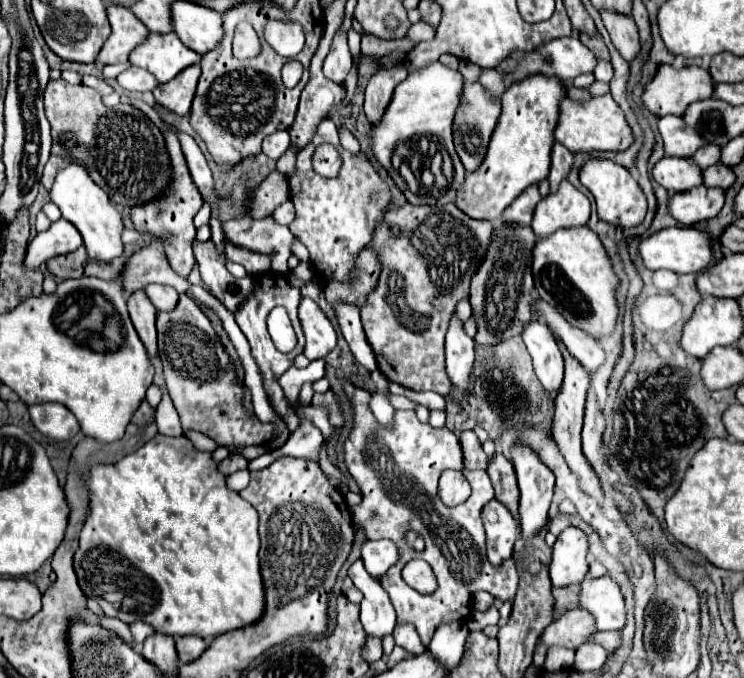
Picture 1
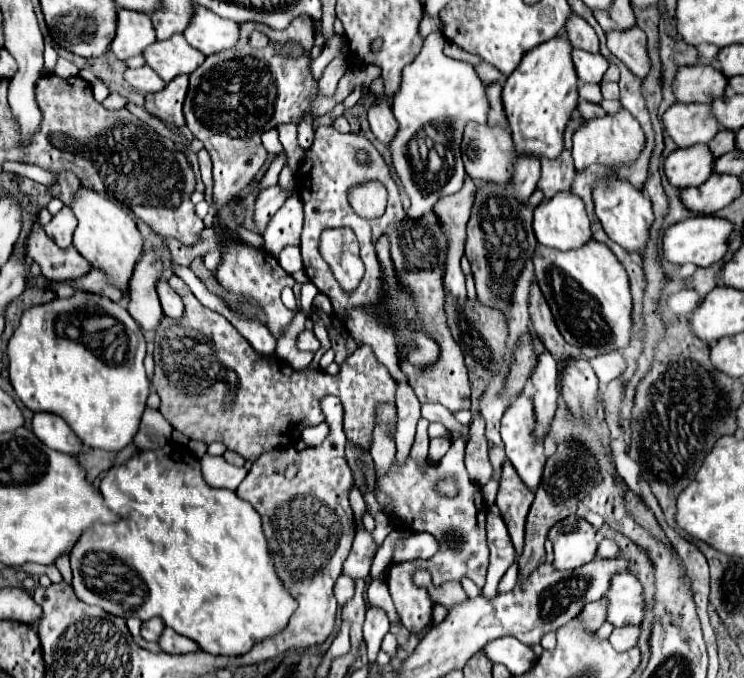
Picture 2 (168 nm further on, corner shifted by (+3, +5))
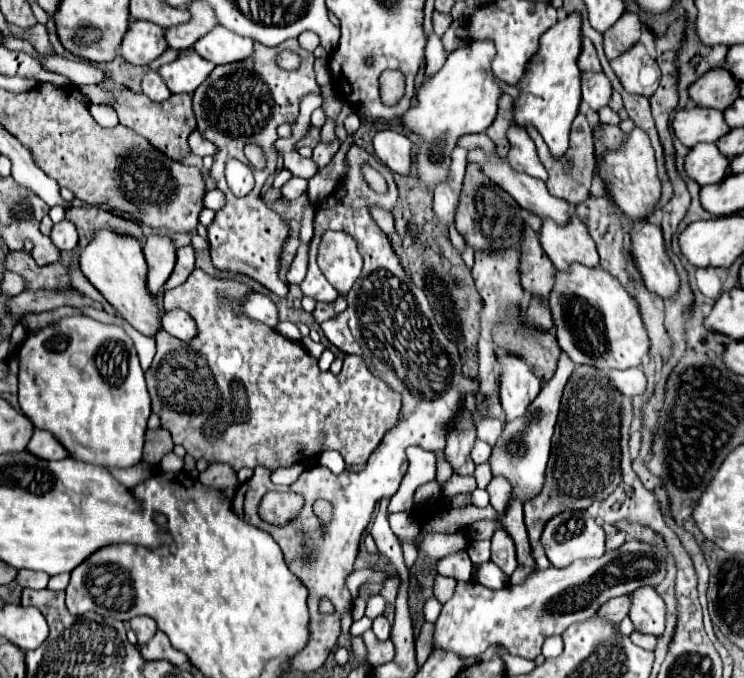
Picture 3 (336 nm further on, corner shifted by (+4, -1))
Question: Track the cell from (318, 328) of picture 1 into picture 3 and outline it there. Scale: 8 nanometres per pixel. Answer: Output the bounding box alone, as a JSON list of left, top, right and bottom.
[145,270,401,470]

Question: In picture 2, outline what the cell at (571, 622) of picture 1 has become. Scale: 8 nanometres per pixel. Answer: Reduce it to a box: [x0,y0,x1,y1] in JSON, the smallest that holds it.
[578,598,608,630]

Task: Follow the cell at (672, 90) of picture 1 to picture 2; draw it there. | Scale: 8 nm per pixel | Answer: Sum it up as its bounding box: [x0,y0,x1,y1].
[672,66,728,102]

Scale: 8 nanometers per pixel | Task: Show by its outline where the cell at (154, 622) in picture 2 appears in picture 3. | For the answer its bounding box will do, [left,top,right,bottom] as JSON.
[129,616,157,646]

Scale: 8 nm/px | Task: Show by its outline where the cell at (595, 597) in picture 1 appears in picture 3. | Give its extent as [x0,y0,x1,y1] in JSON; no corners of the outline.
[629,586,665,636]

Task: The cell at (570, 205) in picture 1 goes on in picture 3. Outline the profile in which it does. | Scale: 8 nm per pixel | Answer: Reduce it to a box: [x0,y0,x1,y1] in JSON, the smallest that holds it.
[539,214,599,270]

